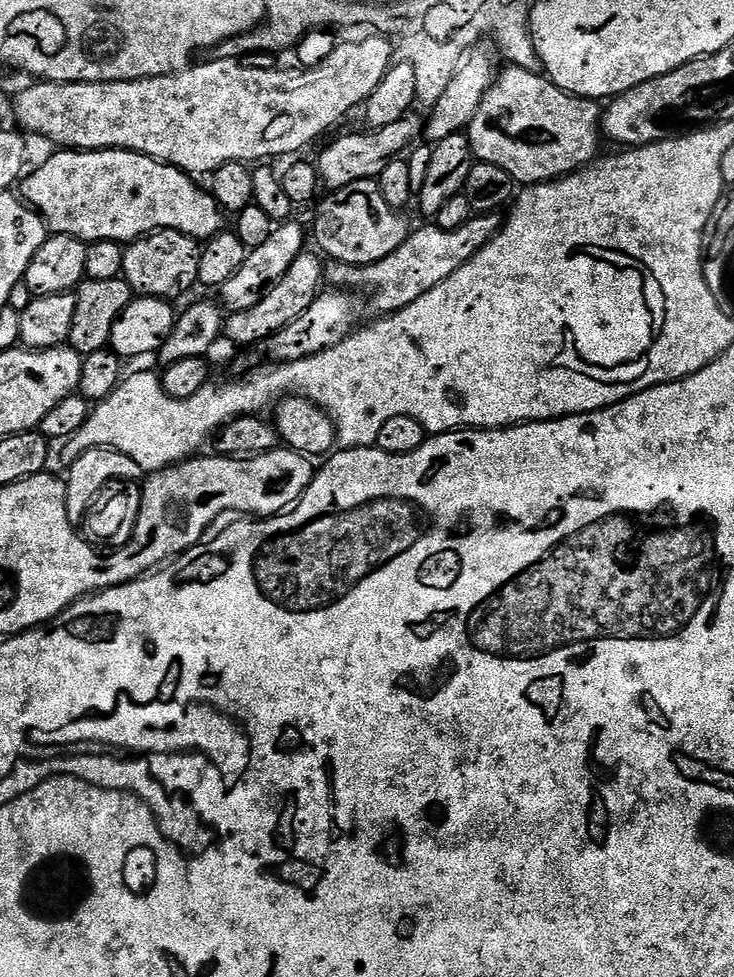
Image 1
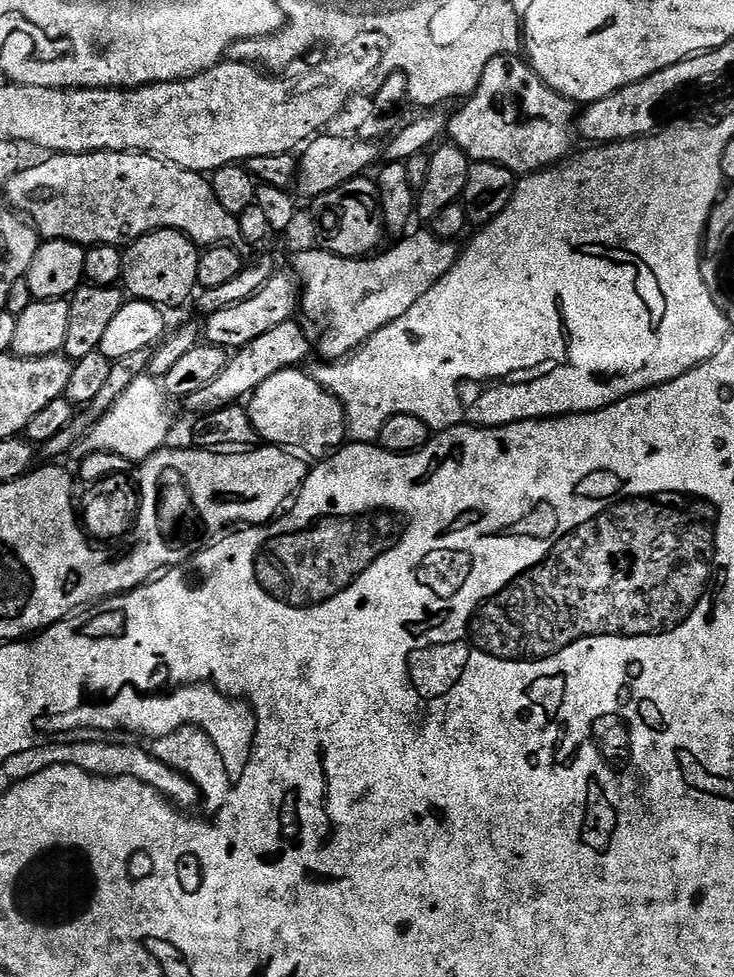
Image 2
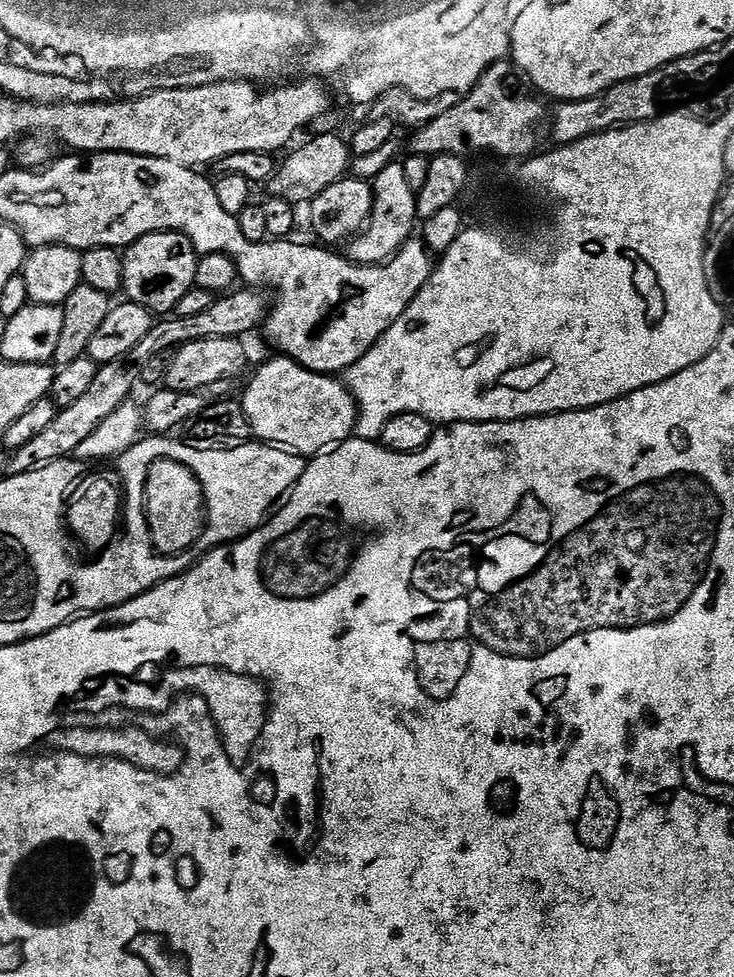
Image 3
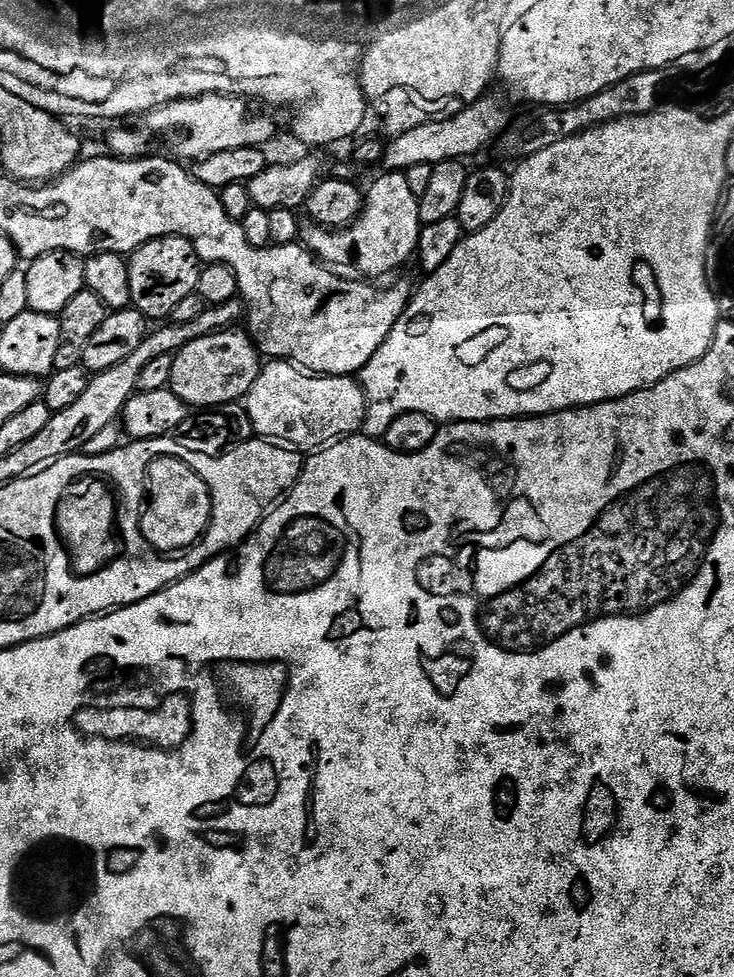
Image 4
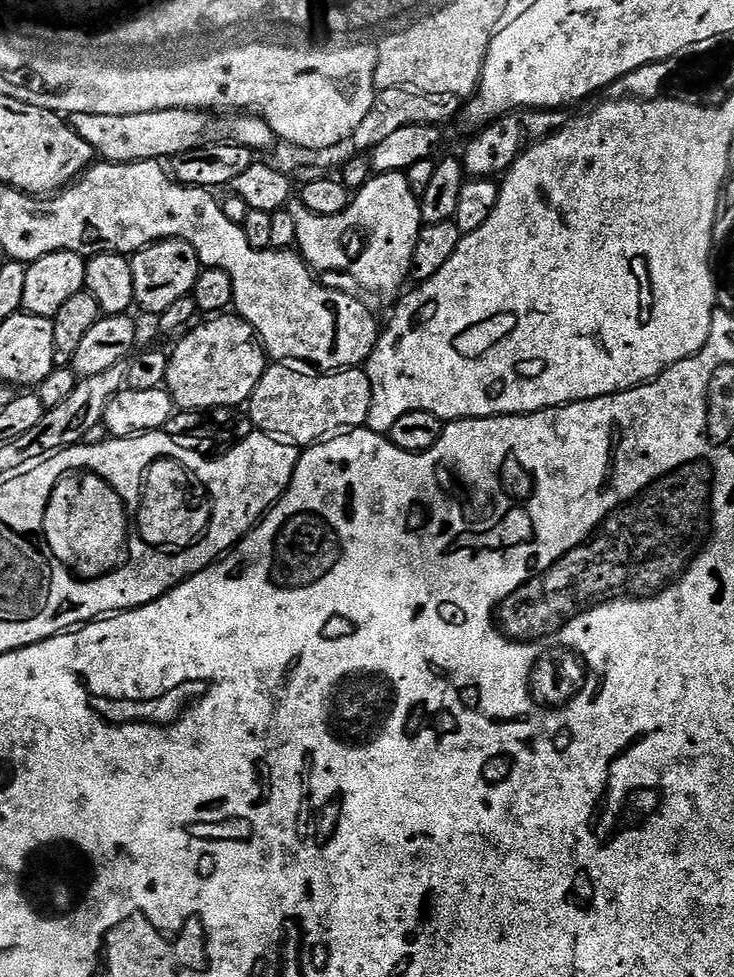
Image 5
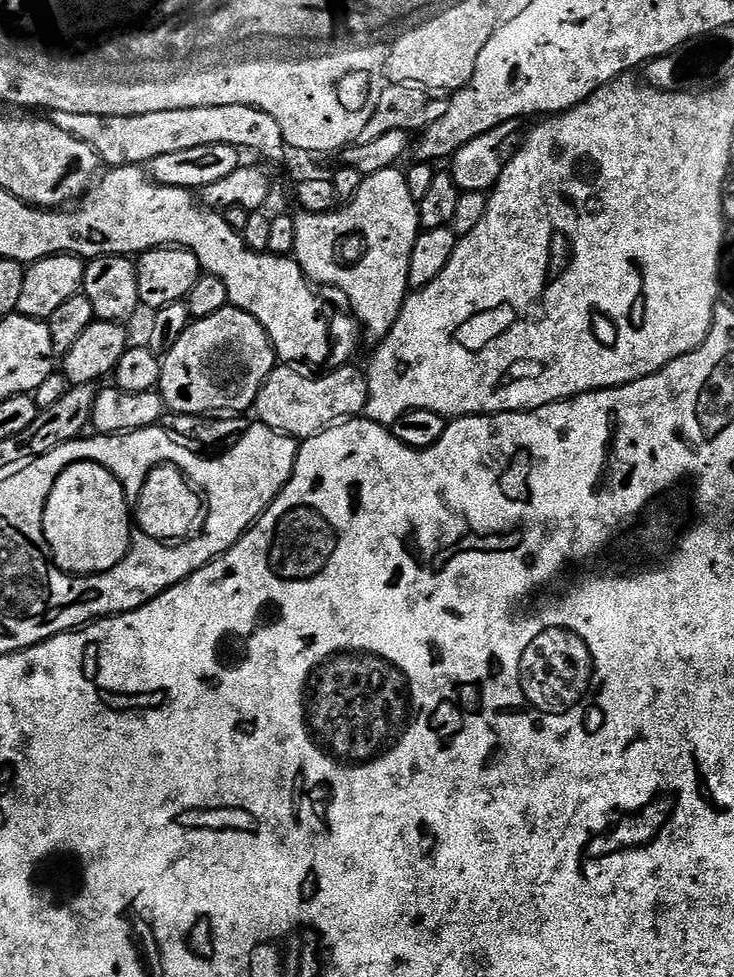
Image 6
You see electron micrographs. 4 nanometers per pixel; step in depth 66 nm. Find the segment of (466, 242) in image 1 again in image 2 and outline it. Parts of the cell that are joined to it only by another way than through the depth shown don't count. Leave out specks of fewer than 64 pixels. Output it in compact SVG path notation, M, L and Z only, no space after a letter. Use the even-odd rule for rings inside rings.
M430 230L407 236L400 238L405 240L398 241L389 252L381 251L367 258L339 256L323 250L297 254L294 272L302 285L302 312L324 327L320 340L318 336L318 352L324 355L325 361L335 362L351 356L371 336L378 334L378 330L390 326L390 322L398 322L398 318L402 318L402 314L406 314L406 310L410 310L410 306L414 306L414 302L456 264L458 248L453 241L438 238Z

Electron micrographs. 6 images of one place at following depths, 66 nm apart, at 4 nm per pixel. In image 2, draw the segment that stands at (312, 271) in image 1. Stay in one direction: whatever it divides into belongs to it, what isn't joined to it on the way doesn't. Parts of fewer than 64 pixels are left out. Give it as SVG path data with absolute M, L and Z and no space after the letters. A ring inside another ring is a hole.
M277 271L266 286L262 286L258 294L246 298L246 302L234 302L234 306L226 306L226 310L207 313L203 339L215 348L239 350L254 342L254 338L274 330L274 326L282 326L282 322L293 319L302 300L302 285L291 271L288 272Z

